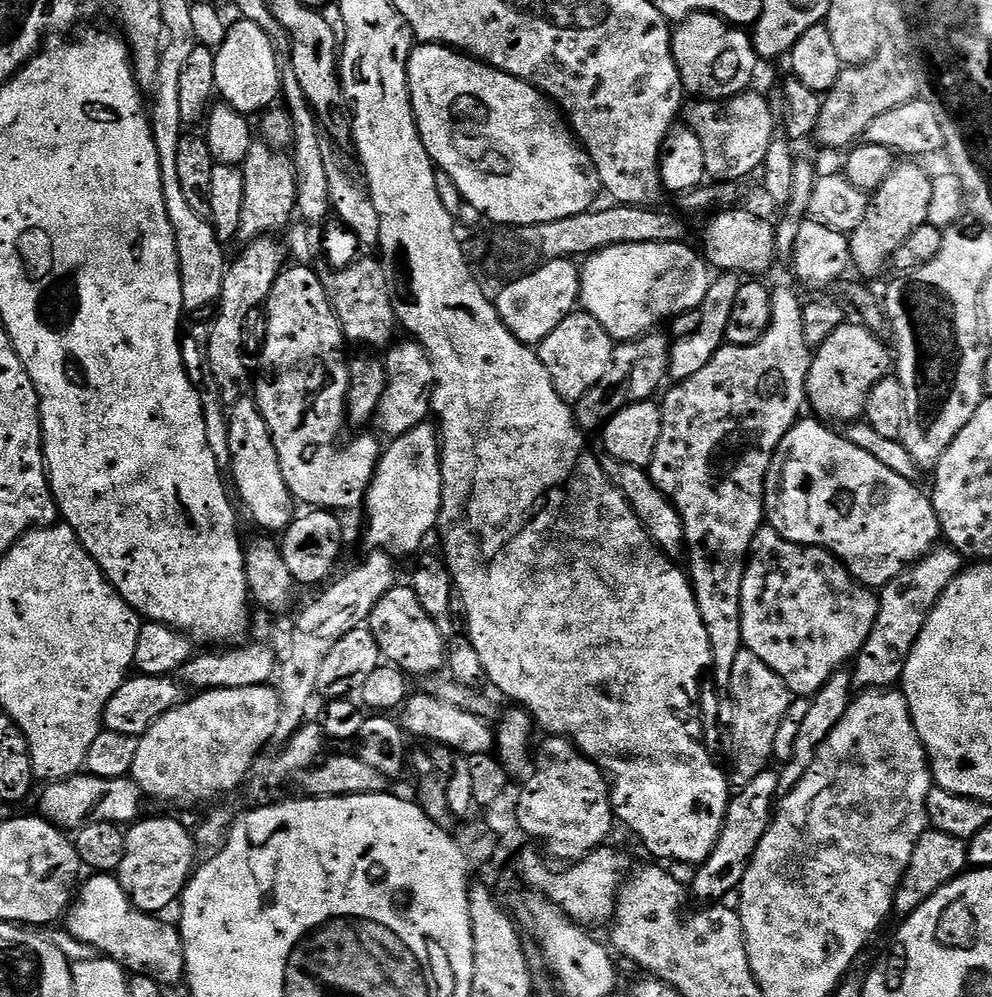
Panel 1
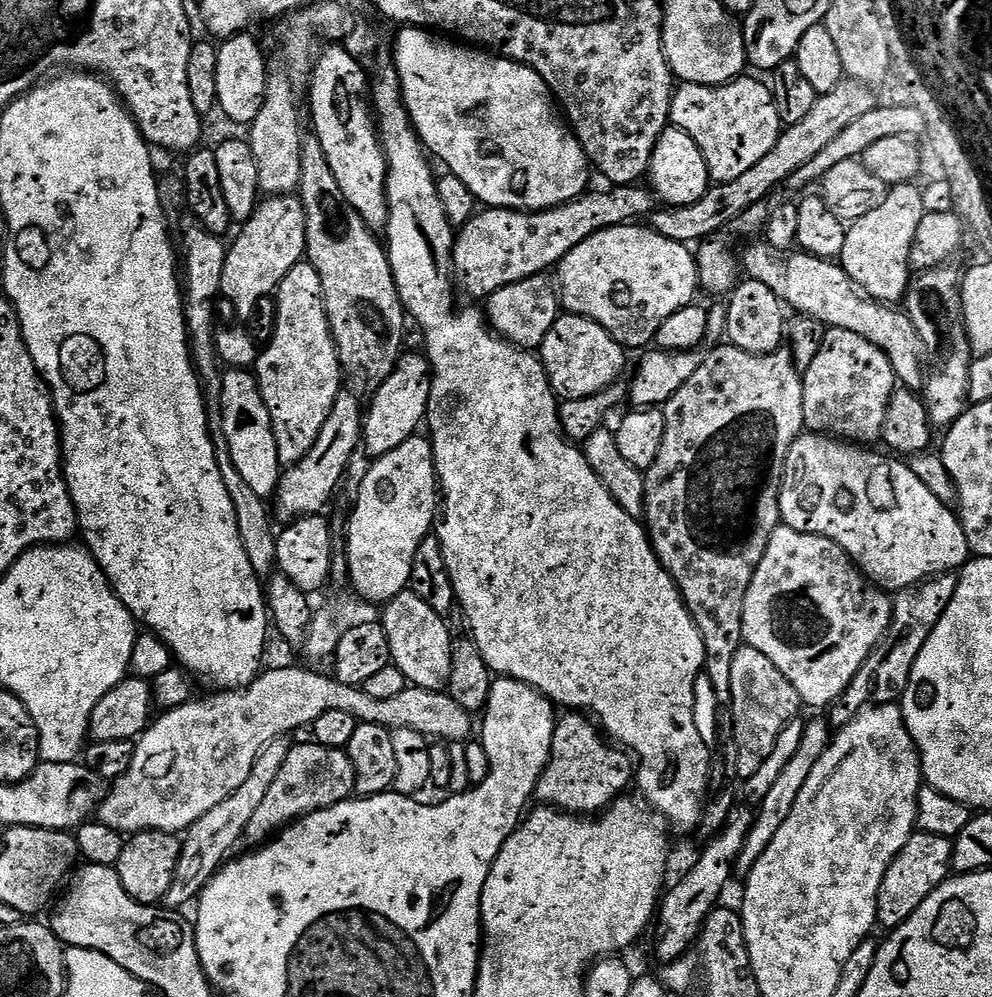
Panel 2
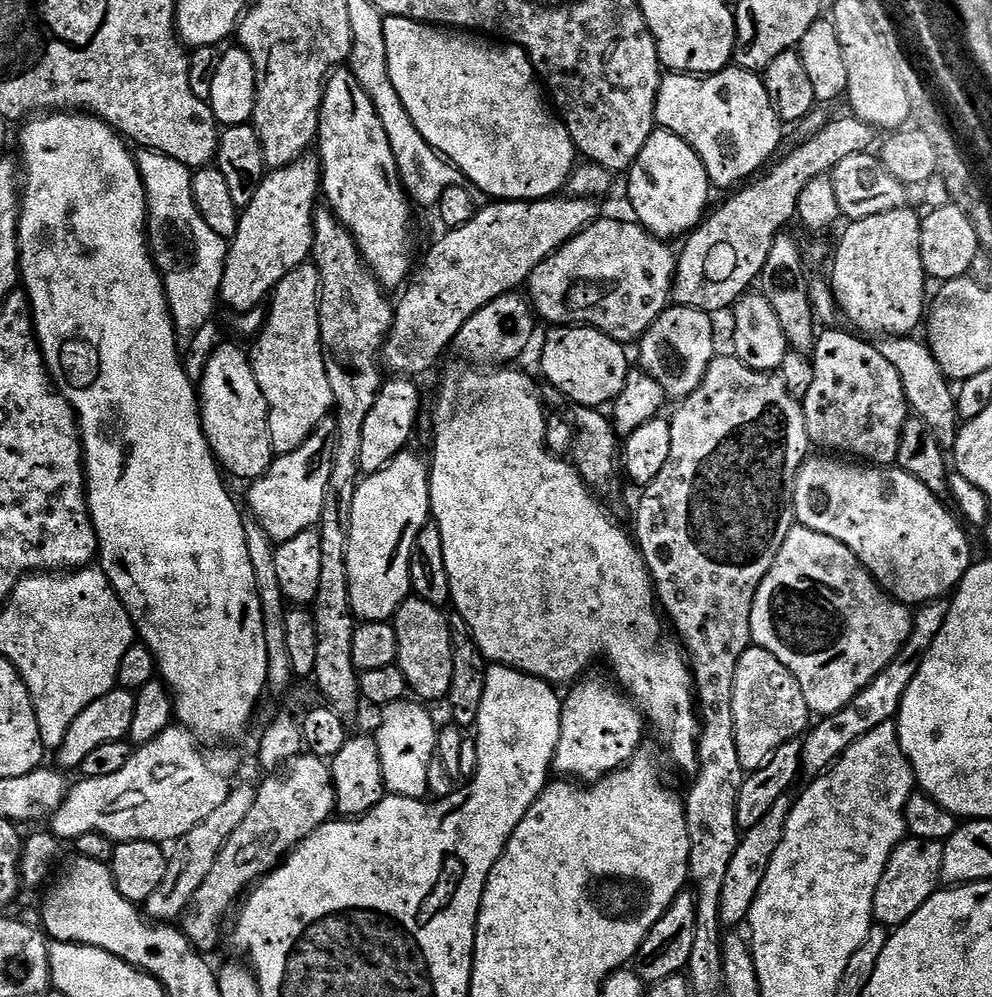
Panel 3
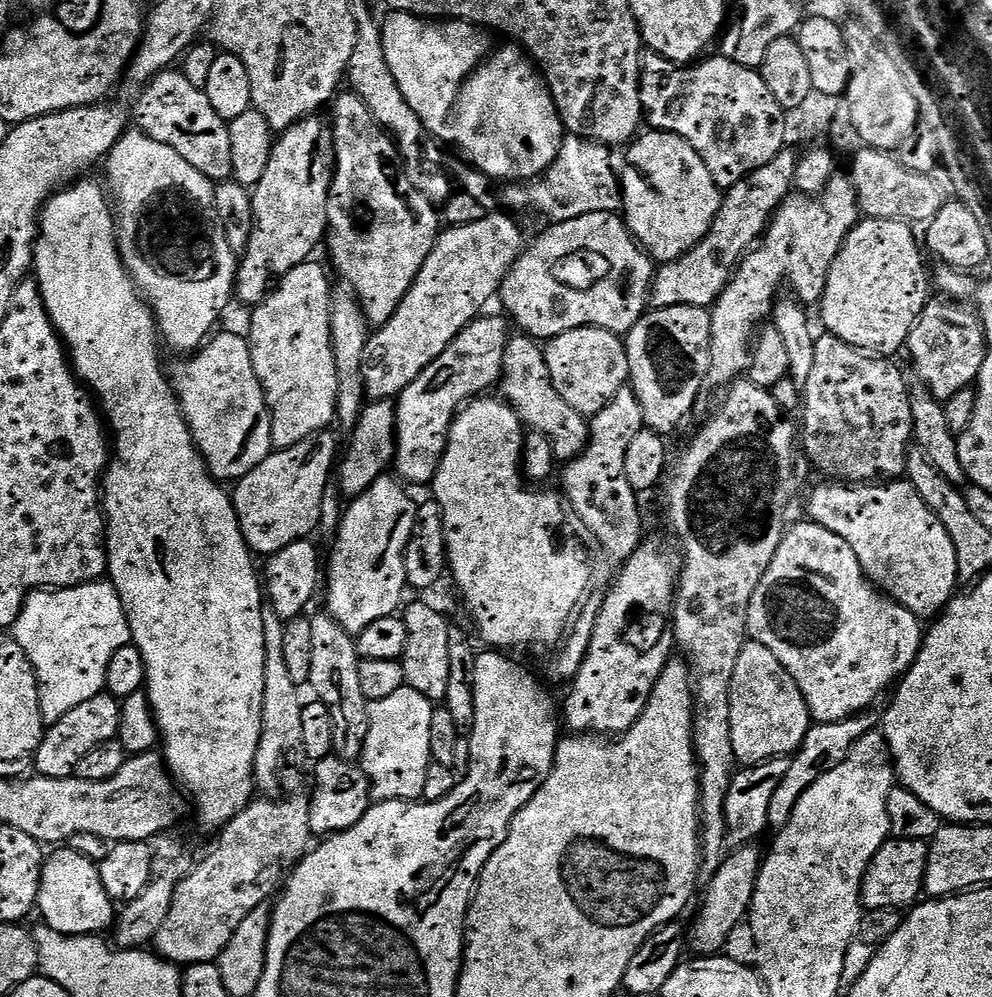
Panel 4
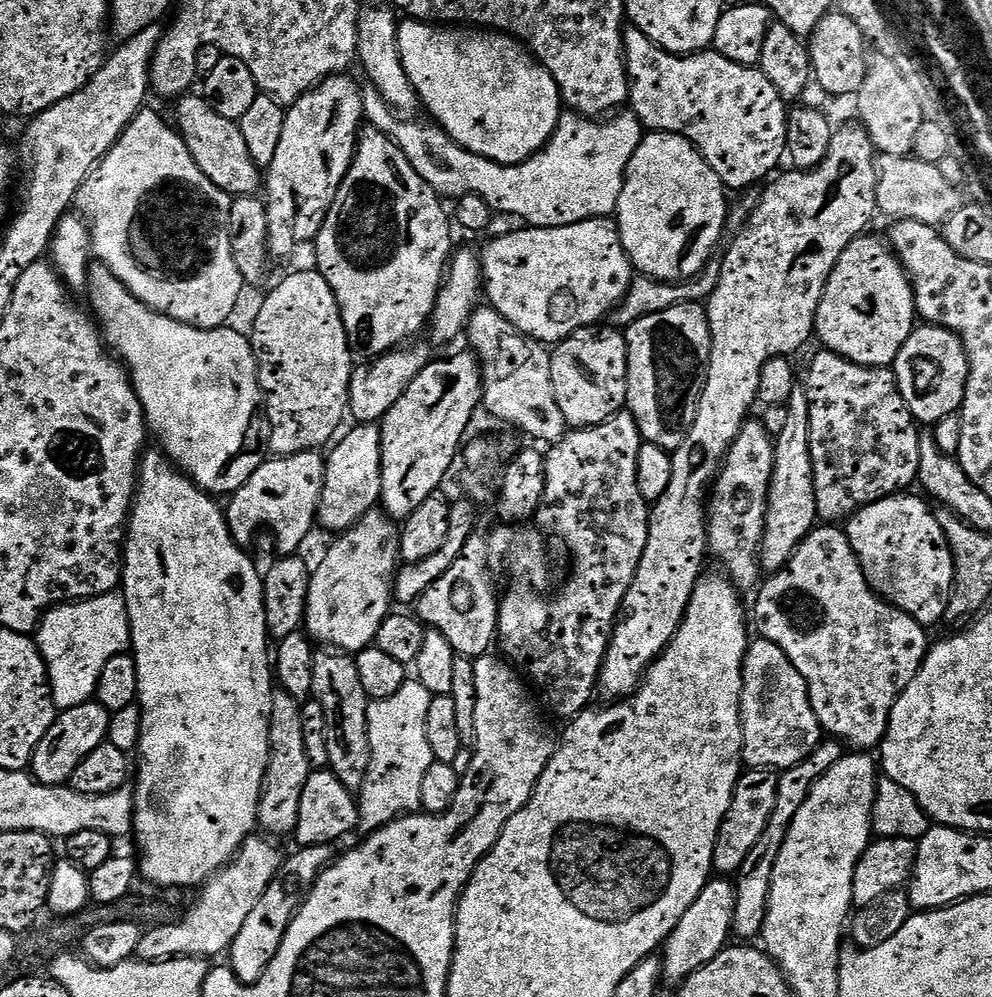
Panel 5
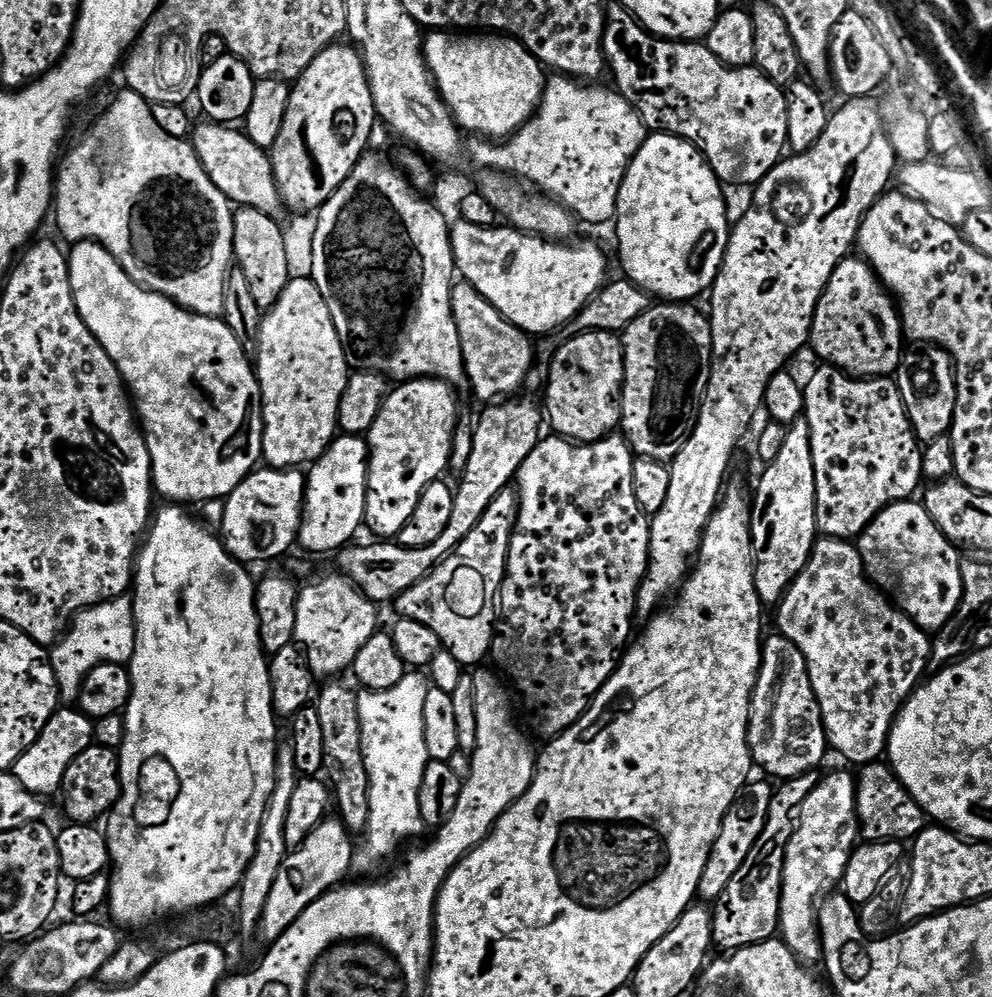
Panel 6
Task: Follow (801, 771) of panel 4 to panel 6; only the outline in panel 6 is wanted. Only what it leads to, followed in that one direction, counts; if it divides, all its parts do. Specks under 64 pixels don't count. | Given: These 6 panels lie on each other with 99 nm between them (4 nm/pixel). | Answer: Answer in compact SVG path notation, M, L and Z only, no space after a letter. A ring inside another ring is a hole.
M813 770L783 781L773 791L770 798L770 810L766 814L766 830L762 830L762 838L754 842L754 850L750 850L746 862L742 862L738 874L730 881L730 886L716 901L711 909L712 943L721 953L736 952L751 944L763 940L771 940L777 935L780 927L780 891L784 877L784 859L786 846L790 838L794 838L796 821L800 818L802 802L810 798L813 790L820 785L822 779L819 771Z

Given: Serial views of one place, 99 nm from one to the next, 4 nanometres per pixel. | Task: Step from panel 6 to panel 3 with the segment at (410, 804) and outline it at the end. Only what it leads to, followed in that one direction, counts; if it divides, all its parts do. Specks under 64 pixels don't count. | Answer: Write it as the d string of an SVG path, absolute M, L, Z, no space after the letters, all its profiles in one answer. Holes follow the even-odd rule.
M408 703L389 704L381 711L384 713L380 716L381 724L374 731L374 739L382 762L385 789L391 795L418 800L429 795L428 763L437 755L438 724L432 721L423 703Z

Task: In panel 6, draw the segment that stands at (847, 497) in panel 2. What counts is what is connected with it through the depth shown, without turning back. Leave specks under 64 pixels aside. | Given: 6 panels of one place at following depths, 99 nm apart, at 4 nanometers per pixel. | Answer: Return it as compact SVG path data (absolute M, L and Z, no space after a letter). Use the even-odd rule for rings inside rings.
M915 499L900 500L897 504L883 508L874 518L874 522L870 522L870 526L866 526L864 533L858 537L858 547L869 580L881 592L891 597L896 607L918 627L939 630L946 626L946 622L950 622L962 602L961 549L944 537L942 530L938 530L923 503Z

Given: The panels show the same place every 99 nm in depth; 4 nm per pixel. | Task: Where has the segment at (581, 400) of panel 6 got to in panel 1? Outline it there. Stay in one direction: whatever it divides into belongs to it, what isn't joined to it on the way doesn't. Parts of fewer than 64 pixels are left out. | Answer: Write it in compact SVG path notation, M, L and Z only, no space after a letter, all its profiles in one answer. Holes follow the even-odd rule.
M583 310L572 312L538 345L538 355L542 366L546 366L546 374L554 382L554 390L560 397L569 402L577 402L583 395L596 387L610 370L614 341L606 334L604 327L593 316Z

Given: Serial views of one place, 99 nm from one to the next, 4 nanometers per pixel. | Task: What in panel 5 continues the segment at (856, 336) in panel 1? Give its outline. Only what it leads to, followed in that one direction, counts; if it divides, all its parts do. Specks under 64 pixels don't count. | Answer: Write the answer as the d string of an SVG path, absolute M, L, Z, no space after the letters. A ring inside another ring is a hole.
M820 350L802 386L808 395L810 458L821 521L847 521L867 504L903 493L917 483L922 432L898 390L891 367L867 368Z

